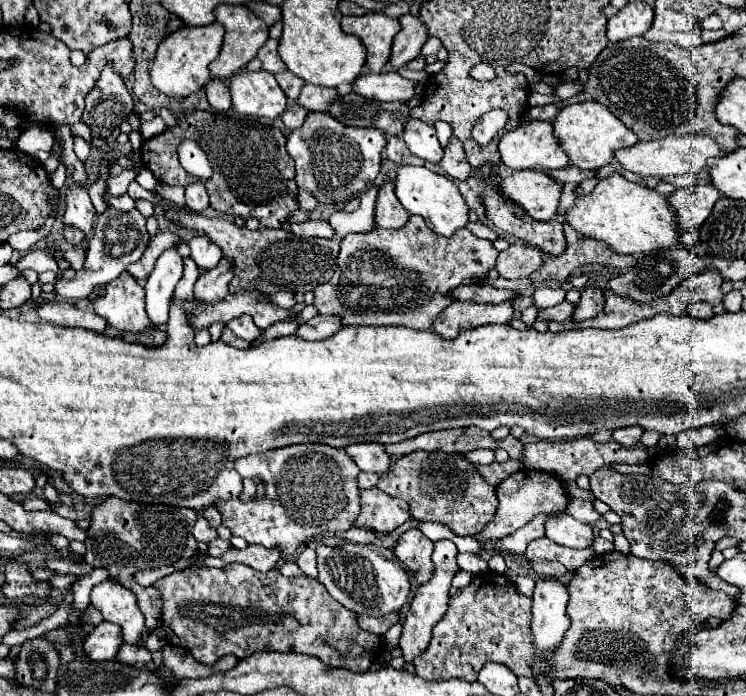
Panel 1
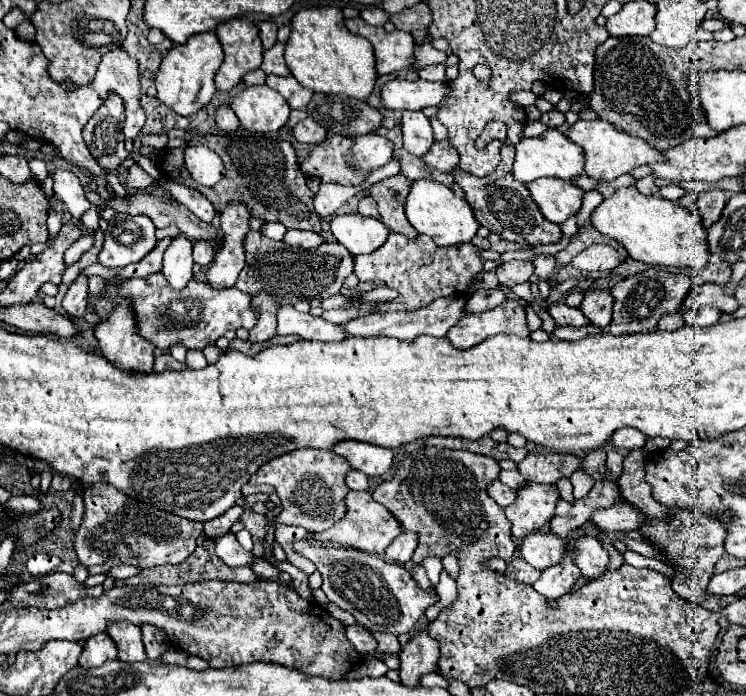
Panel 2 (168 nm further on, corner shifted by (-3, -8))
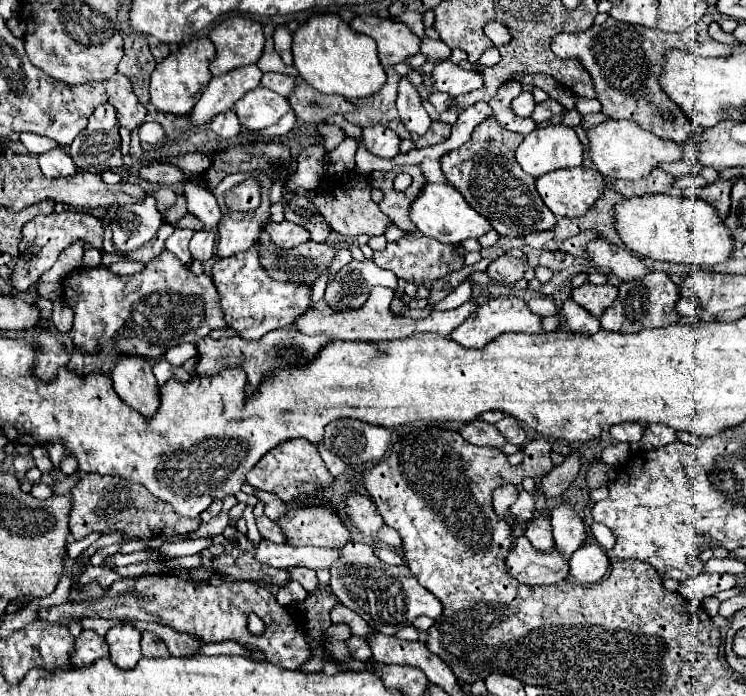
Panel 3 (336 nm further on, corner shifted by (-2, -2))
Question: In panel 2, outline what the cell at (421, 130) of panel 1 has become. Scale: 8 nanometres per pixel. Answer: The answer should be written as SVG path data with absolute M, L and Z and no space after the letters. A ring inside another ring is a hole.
M402 111L402 133L404 133L404 147L416 155L422 157L434 143L430 119L422 111Z

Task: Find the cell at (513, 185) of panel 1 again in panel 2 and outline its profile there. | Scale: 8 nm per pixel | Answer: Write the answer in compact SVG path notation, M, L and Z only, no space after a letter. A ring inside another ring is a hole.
M536 179L528 183L528 191L544 217L552 223L564 223L582 207L584 191L564 179Z

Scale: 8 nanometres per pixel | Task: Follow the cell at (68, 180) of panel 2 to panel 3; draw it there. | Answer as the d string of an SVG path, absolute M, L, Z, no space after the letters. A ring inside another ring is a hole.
M53 149L43 155L39 155L39 167L41 173L47 179L57 179L57 177L71 177L77 173L77 167L69 153L65 149Z

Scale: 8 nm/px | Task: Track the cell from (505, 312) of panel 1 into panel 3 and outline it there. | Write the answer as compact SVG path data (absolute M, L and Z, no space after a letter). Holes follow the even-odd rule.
M497 297L489 299L487 303L479 305L475 315L471 315L467 321L463 321L457 329L451 331L451 339L457 341L463 347L483 347L487 341L493 341L497 335L515 331L515 333L539 333L541 331L541 317L533 315L527 307L527 303L519 297Z

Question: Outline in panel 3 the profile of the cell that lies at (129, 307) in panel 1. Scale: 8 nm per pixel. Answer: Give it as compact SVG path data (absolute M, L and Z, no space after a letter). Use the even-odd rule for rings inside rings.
M115 355L111 379L119 397L151 417L159 407L159 385L151 371L151 361L141 355Z

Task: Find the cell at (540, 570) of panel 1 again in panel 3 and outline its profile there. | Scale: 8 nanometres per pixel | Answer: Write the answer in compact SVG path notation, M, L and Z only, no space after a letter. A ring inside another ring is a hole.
M523 535L515 539L505 565L507 573L525 585L551 585L563 581L569 573L569 565L557 551L539 553Z

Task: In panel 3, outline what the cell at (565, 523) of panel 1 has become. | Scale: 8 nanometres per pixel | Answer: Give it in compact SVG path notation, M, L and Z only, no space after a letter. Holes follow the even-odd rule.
M587 541L569 559L569 575L581 585L601 581L609 571L609 557L599 543Z

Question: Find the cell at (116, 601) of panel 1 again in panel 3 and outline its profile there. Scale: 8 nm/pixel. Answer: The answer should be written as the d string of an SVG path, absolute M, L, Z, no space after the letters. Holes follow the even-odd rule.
M117 623L105 635L109 643L109 659L123 669L135 667L141 659L141 633L129 623Z

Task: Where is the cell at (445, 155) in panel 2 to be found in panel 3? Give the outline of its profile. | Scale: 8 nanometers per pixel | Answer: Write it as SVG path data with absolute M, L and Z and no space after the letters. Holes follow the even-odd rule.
M435 121L435 123L429 127L429 131L415 141L415 147L417 147L417 149L423 149L423 147L431 147L431 145L443 143L445 139L449 139L449 135L451 135L451 125L447 125L447 123L443 123L443 121Z

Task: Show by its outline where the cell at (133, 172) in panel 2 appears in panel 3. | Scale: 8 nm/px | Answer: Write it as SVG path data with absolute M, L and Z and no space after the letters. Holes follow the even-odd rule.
M151 163L147 167L141 167L139 177L155 185L175 185L185 181L185 175L177 167L165 163Z

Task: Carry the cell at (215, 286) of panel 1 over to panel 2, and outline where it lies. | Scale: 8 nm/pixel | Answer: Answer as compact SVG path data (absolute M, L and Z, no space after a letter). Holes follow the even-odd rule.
M228 203L220 211L222 247L206 271L212 287L234 287L244 267L244 237L250 231L250 213L244 203Z

